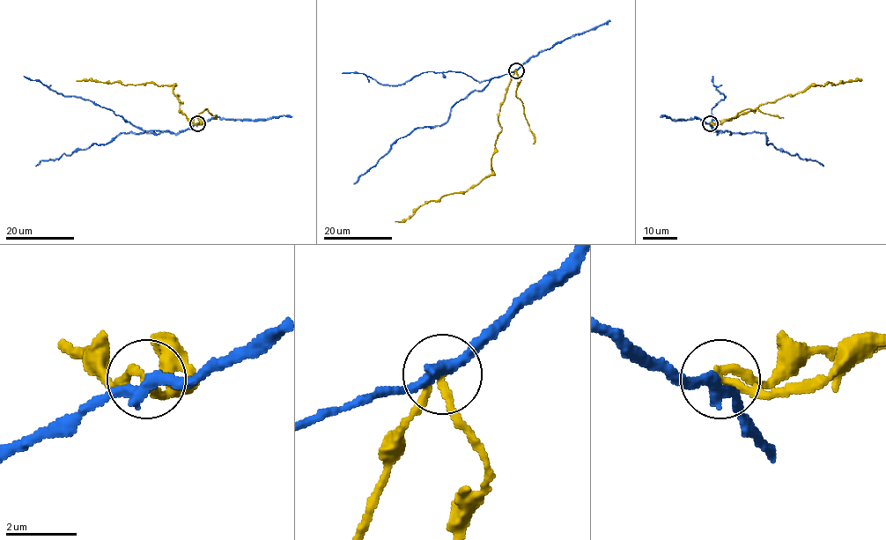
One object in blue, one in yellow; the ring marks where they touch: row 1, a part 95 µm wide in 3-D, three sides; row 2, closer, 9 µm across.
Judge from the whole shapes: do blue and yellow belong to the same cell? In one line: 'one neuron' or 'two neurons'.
two neurons

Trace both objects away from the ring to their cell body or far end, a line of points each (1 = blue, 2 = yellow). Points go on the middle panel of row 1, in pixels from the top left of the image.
1: (516, 70), (493, 77), (481, 91), (473, 91), (451, 108), (446, 122), (416, 128), (400, 137), (354, 183)
2: (516, 70), (500, 107), (491, 173), (465, 191), (426, 202), (407, 218), (395, 221)

